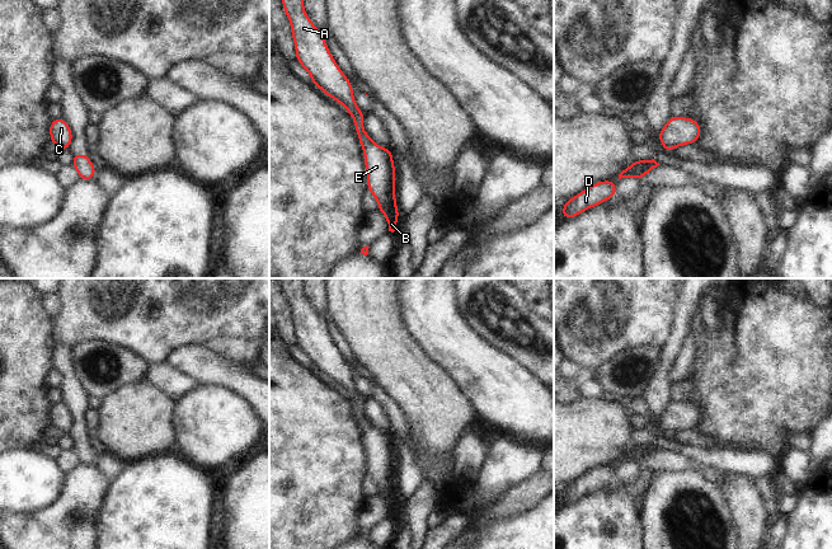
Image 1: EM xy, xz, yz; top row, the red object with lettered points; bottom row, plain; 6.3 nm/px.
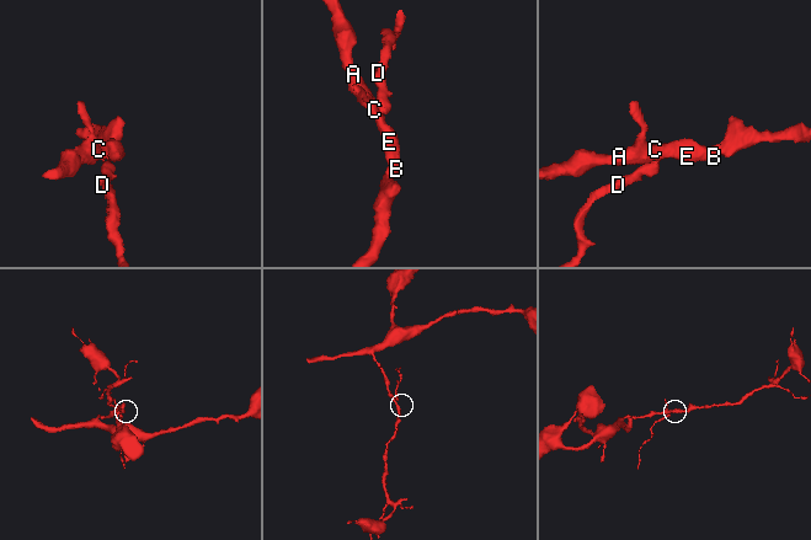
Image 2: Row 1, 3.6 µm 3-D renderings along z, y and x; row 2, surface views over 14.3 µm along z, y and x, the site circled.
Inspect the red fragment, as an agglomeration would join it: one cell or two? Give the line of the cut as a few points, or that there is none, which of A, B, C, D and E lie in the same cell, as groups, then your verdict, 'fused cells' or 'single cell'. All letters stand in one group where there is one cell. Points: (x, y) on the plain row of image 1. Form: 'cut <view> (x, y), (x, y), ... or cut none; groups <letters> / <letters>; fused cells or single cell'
cut yz (664, 431), (670, 435); groups A B C E / D; fused cells

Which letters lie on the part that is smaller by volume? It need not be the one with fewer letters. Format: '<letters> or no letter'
D

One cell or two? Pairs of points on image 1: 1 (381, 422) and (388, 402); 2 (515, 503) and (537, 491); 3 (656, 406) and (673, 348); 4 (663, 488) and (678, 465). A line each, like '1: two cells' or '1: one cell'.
1: two cells
2: one cell
3: one cell
4: two cells

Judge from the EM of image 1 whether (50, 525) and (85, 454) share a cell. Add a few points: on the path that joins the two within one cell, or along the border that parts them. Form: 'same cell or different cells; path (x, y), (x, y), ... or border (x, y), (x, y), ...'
different cells; border (80, 463), (93, 464)

